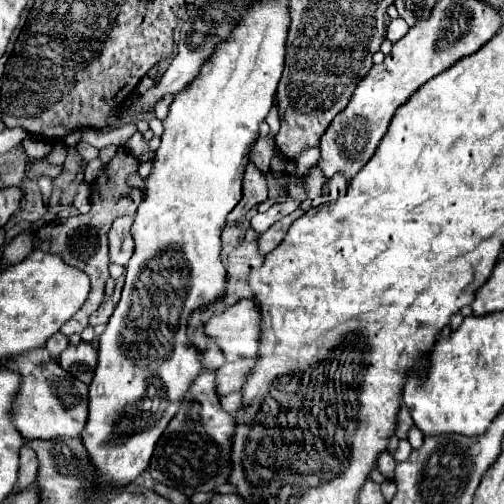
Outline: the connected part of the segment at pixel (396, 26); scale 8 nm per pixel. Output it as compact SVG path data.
M401 18L391 20L389 26L387 26L387 40L389 42L397 42L407 34L407 30L409 30L409 26L405 22L401 22Z

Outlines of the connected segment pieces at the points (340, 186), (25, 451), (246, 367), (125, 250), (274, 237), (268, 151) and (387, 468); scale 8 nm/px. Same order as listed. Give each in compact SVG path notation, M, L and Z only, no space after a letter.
M335 174L335 176L327 182L325 192L323 192L321 196L317 196L315 200L305 200L305 202L301 202L301 208L303 208L303 210L309 210L309 208L313 208L313 206L319 206L319 204L325 204L325 202L333 202L333 200L337 200L341 194L345 194L345 190L347 190L347 180L345 180L341 174Z
M23 446L21 448L21 464L19 464L19 478L13 488L13 492L21 492L29 488L37 478L37 456L31 448Z
M243 358L243 360L235 360L235 362L225 362L217 372L215 372L215 390L219 396L229 394L229 392L237 392L241 390L245 376L249 374L249 370L253 368L255 360Z
M117 216L109 230L109 258L121 266L125 266L133 254L131 224L133 216Z
M295 210L293 214L285 216L281 222L273 224L273 228L269 228L265 234L261 234L261 236L259 236L259 250L261 250L263 254L267 254L267 252L273 250L275 246L279 246L281 240L283 240L283 236L287 234L287 228L291 226L291 222L297 220L301 214L303 214L303 210Z
M259 138L255 142L255 146L251 148L251 154L249 154L249 160L263 172L267 174L269 172L269 162L275 154L275 140L273 138Z
M383 452L381 456L379 456L379 472L387 478L387 480L393 480L393 468L395 468L395 460L393 460L393 456L389 454L389 452Z

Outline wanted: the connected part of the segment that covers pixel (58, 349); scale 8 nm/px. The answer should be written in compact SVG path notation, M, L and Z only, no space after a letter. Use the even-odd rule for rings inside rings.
M61 332L53 334L53 336L47 340L47 344L45 344L45 348L49 350L49 354L53 354L53 358L59 358L59 354L61 354L67 346L69 346L69 342L67 342L67 338L65 338Z

